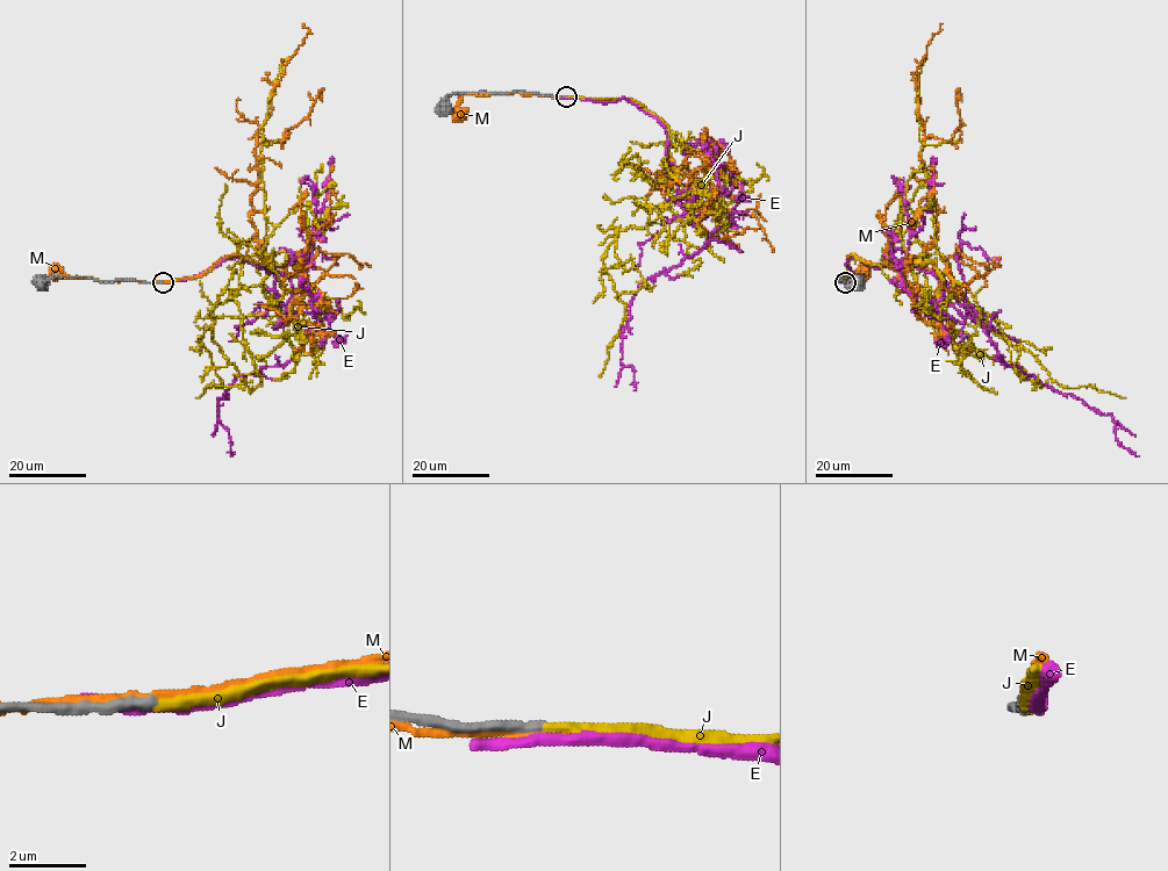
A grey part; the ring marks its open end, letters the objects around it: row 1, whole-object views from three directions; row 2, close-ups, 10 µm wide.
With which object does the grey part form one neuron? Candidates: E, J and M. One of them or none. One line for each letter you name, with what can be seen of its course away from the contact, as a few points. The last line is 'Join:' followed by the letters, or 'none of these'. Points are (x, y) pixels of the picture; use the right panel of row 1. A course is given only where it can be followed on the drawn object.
J: via (845, 282), (852, 253), (878, 265), (939, 253), (972, 315), (1014, 338), (1053, 380), (1125, 397)
Join: J

